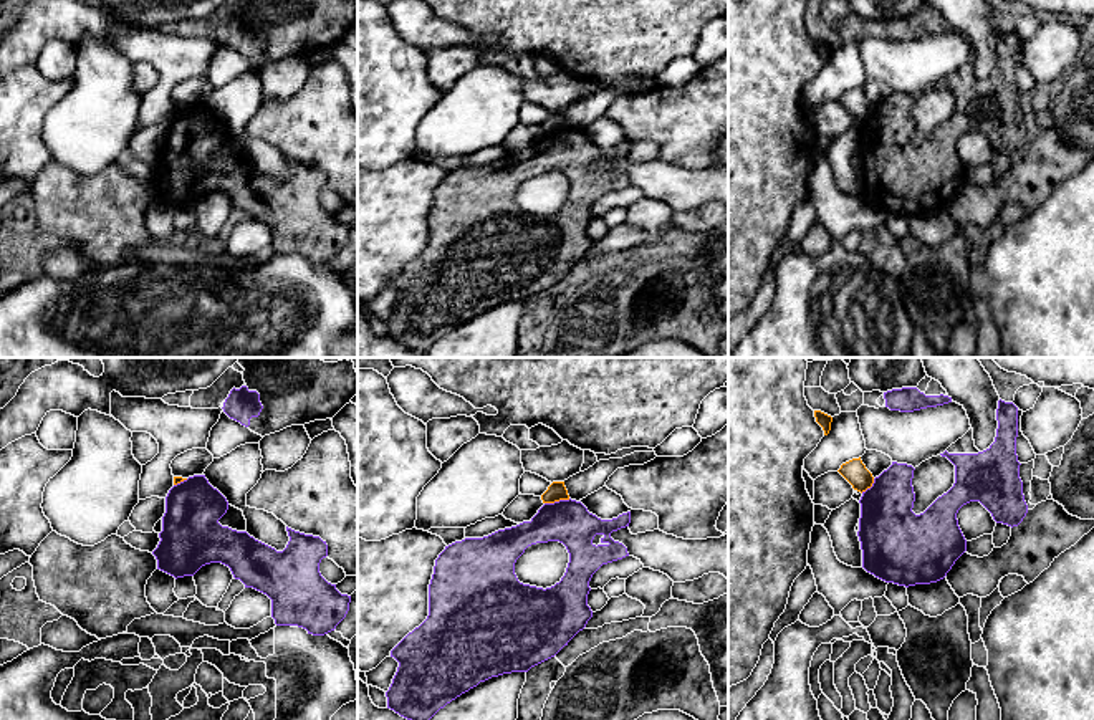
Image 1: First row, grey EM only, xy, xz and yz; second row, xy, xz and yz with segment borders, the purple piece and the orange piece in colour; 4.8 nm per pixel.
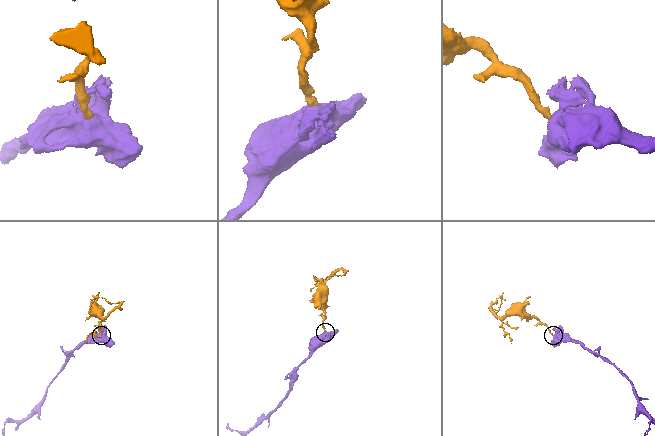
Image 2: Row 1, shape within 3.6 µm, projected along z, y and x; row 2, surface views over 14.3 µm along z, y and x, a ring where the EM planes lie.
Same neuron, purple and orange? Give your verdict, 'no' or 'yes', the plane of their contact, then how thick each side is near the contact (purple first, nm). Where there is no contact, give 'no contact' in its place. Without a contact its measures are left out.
no; contact in xz; calibres 220 and 90 nm

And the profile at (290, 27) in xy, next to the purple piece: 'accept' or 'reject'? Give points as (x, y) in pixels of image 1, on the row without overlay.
accept

